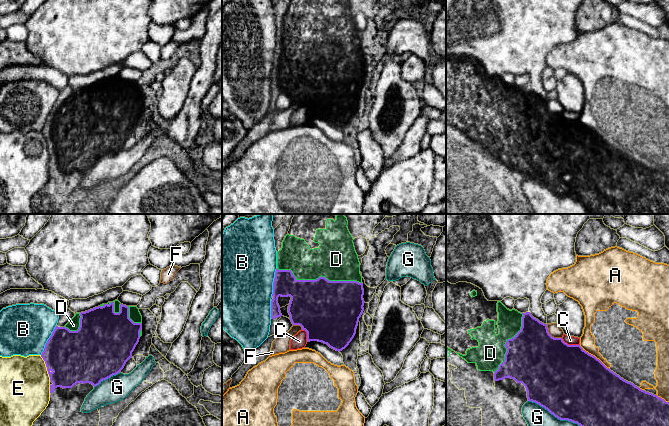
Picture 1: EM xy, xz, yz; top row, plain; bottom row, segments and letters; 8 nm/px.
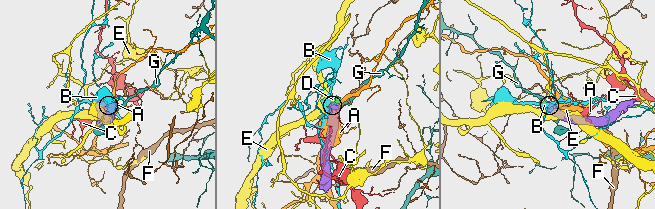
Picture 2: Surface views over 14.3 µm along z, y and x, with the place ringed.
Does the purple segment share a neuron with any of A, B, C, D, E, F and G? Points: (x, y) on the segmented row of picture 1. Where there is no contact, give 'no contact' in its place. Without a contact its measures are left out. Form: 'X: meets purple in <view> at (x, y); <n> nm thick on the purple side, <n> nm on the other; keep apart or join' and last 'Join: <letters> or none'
A: meets purple in yz at (594, 356); 500 nm thick on the purple side, 130 nm on the other; keep apart
B: meets purple in xy at (48, 340); 420 nm thick on the purple side, 400 nm on the other; keep apart
C: meets purple in yz at (570, 345); 500 nm thick on the purple side, 80 nm on the other; keep apart
D: meets purple in xz at (318, 278); 460 nm thick on the purple side, 340 nm on the other; join
E: meets purple in xy at (47, 368); 420 nm thick on the purple side, 400 nm on the other; keep apart
F: meets purple in yz at (550, 335); 480 nm thick on the purple side, 100 nm on the other; keep apart
G: meets purple in yz at (554, 415); 500 nm thick on the purple side, 180 nm on the other; keep apart
Join: D

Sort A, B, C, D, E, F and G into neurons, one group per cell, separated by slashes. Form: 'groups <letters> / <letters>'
groups A / B / C / D / E / F / G

